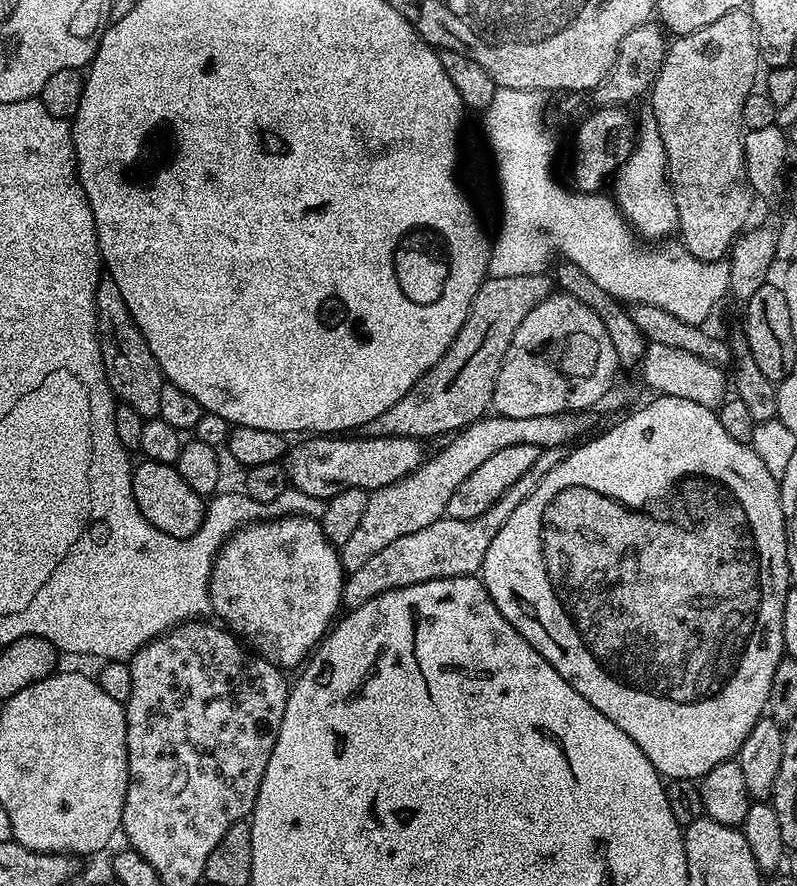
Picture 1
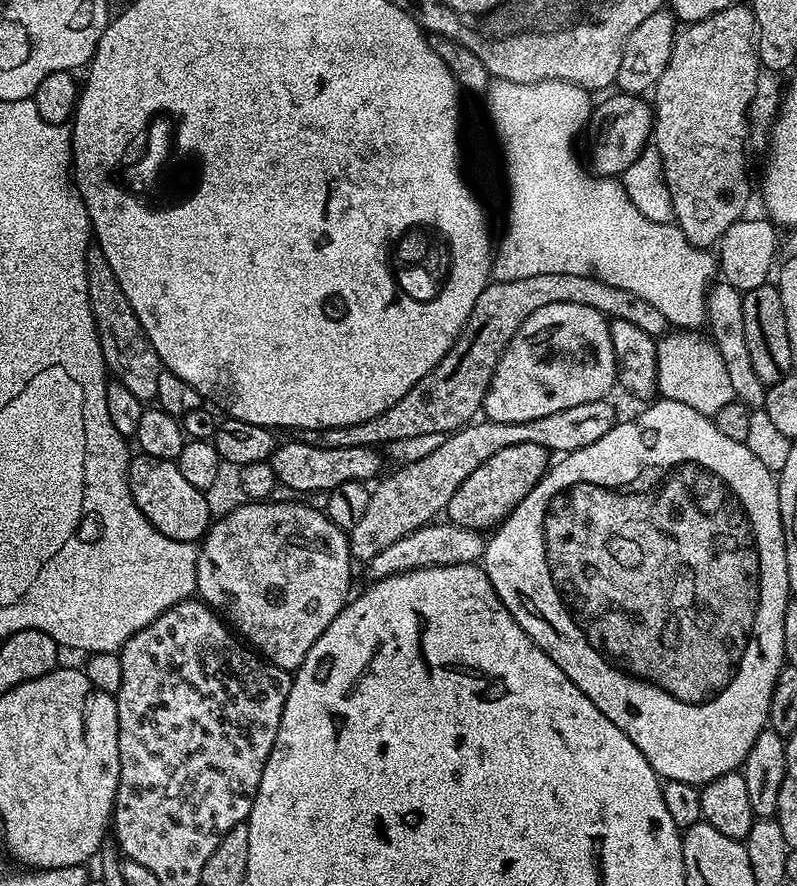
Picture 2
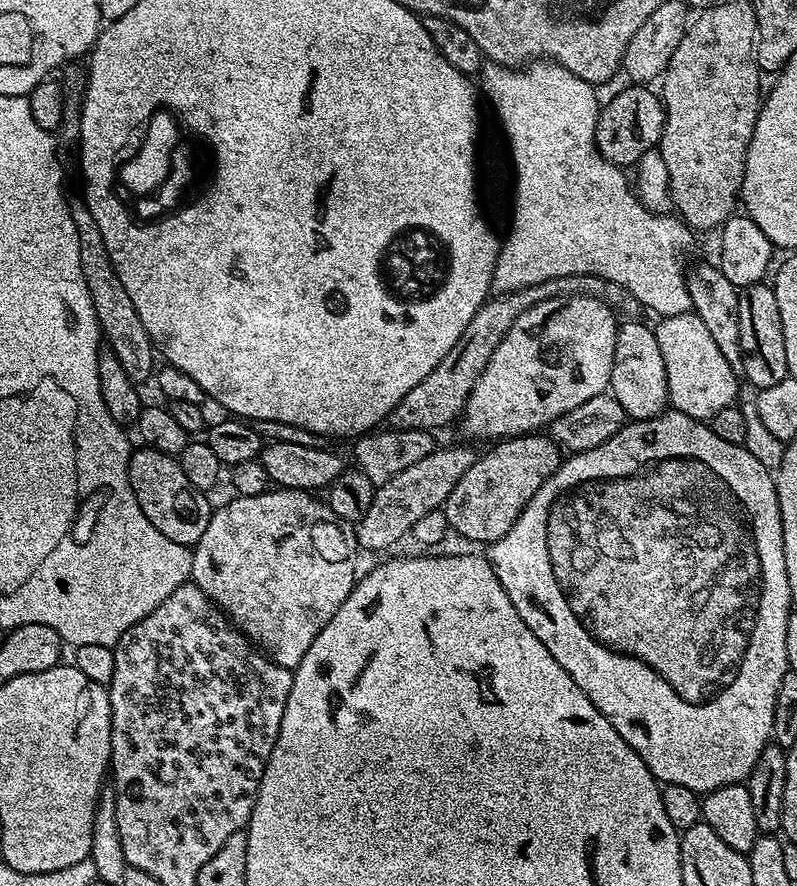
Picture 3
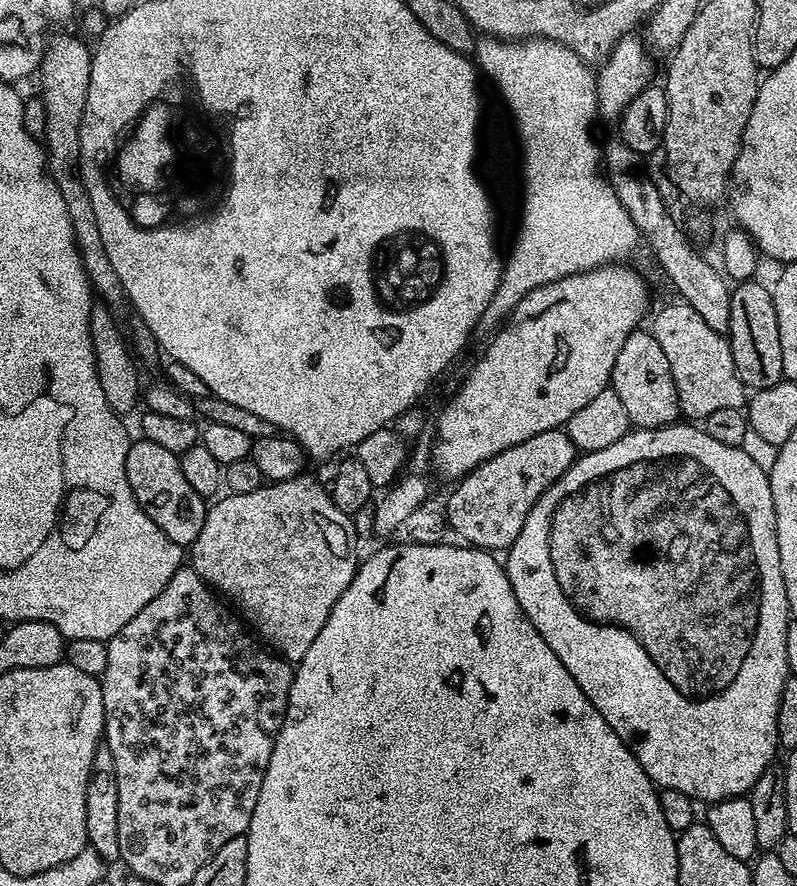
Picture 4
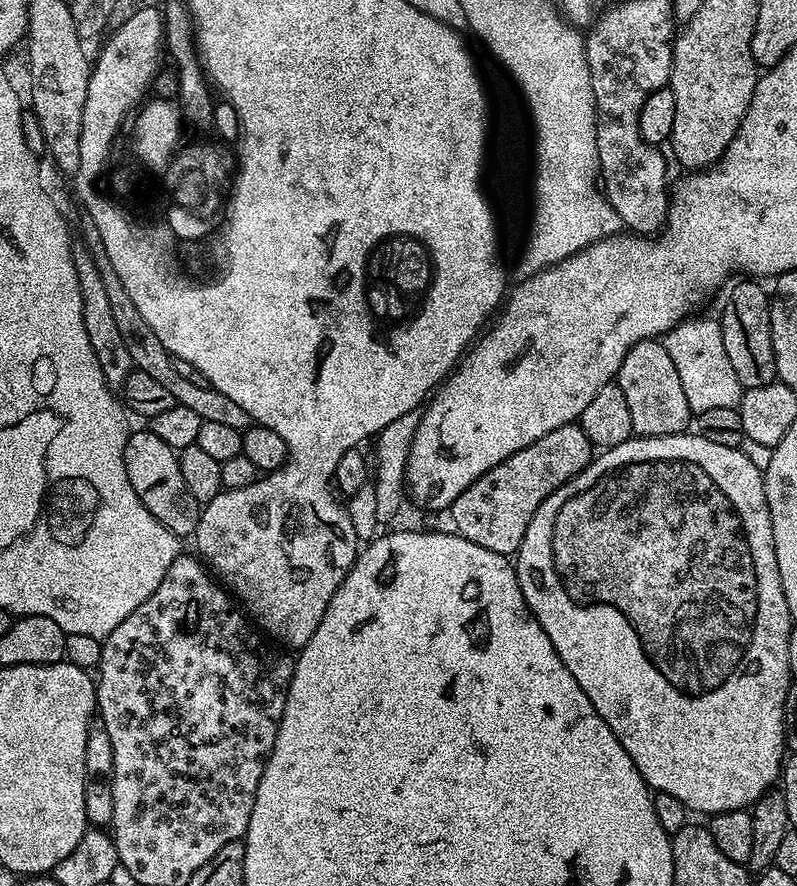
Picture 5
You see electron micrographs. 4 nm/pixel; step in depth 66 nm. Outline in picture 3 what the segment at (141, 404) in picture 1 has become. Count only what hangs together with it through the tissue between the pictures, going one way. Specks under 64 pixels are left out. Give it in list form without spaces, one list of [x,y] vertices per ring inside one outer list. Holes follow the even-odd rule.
[[[83,202],[73,207],[72,217],[76,227],[76,257],[82,262],[84,288],[90,290],[90,302],[94,302],[94,314],[100,323],[100,334],[106,341],[107,351],[113,352],[118,362],[122,362],[122,368],[132,380],[151,381],[158,356],[150,334],[146,334],[146,326],[142,326],[142,318],[138,318],[138,310],[134,310],[134,302],[130,302],[130,294],[126,294],[126,286],[122,286],[114,270],[114,262],[110,262],[110,254],[106,254],[106,242],[98,230],[98,222],[94,222],[94,214],[90,214]]]

